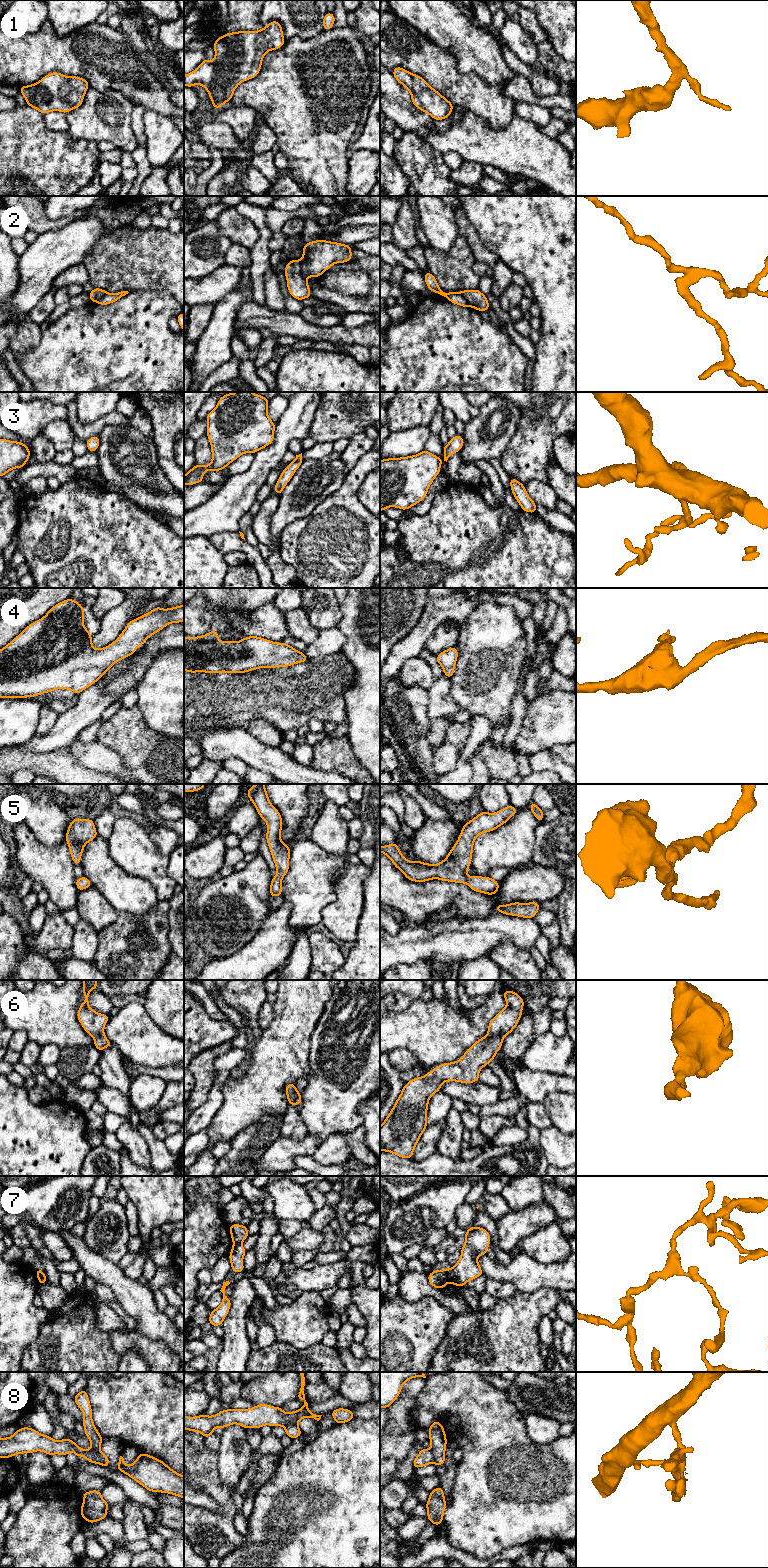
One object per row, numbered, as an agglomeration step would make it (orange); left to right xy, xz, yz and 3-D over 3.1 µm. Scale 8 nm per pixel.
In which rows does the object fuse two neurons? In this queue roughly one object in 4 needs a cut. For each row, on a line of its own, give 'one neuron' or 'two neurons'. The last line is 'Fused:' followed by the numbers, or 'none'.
1: one neuron
2: two neurons
3: one neuron
4: one neuron
5: one neuron
6: one neuron
7: two neurons
8: two neurons
Fused: 2, 7, 8

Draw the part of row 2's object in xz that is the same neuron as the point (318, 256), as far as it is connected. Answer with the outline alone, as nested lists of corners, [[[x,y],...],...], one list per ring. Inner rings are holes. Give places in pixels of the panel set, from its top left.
[[[316,240],[305,243],[303,247],[303,256],[301,264],[301,275],[307,279],[309,277],[320,277],[327,269],[335,263],[348,262],[352,257],[352,246],[326,240]]]

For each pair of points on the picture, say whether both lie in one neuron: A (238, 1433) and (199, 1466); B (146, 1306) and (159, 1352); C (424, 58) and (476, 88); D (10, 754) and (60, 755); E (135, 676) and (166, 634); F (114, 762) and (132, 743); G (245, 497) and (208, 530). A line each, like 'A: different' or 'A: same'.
A: different
B: different
C: same
D: same
E: same
F: different
G: same

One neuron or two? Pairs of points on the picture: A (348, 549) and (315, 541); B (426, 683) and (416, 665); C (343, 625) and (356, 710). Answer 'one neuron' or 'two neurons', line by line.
A: one neuron
B: one neuron
C: one neuron

